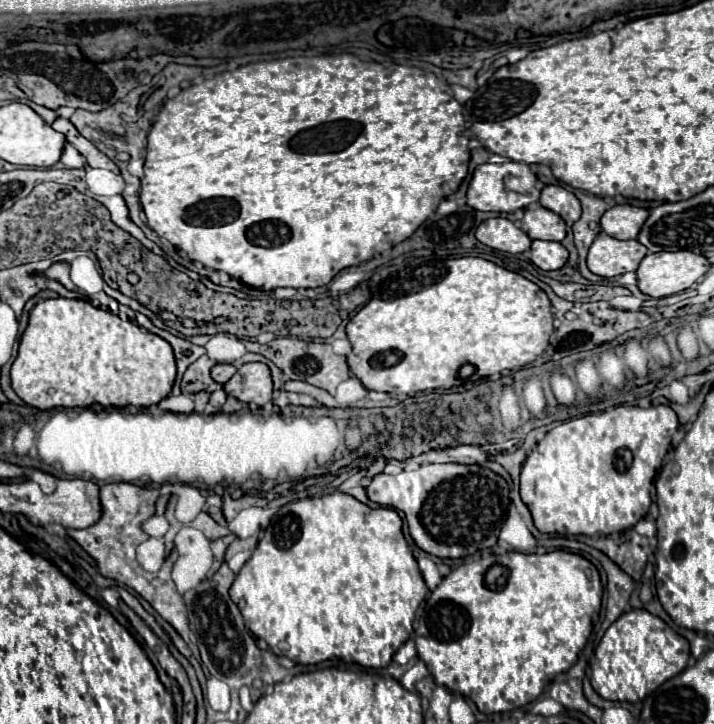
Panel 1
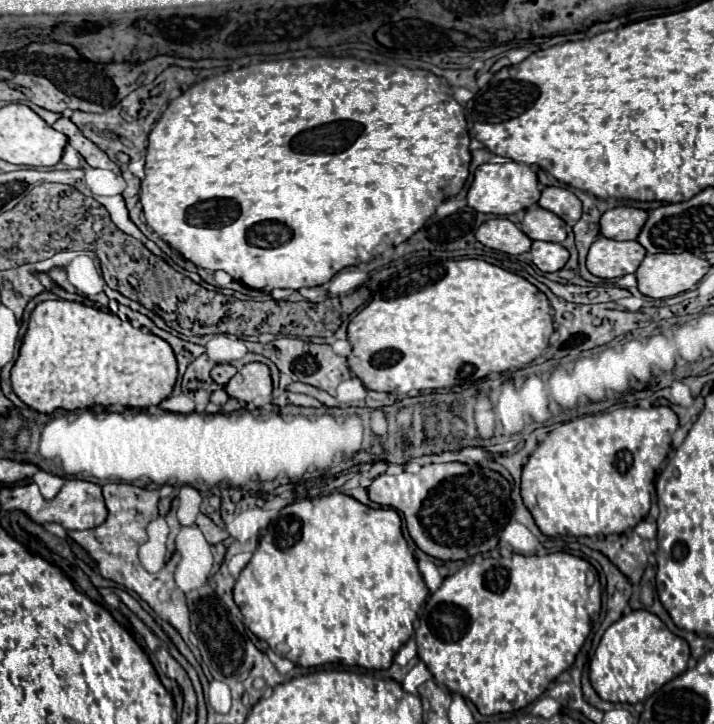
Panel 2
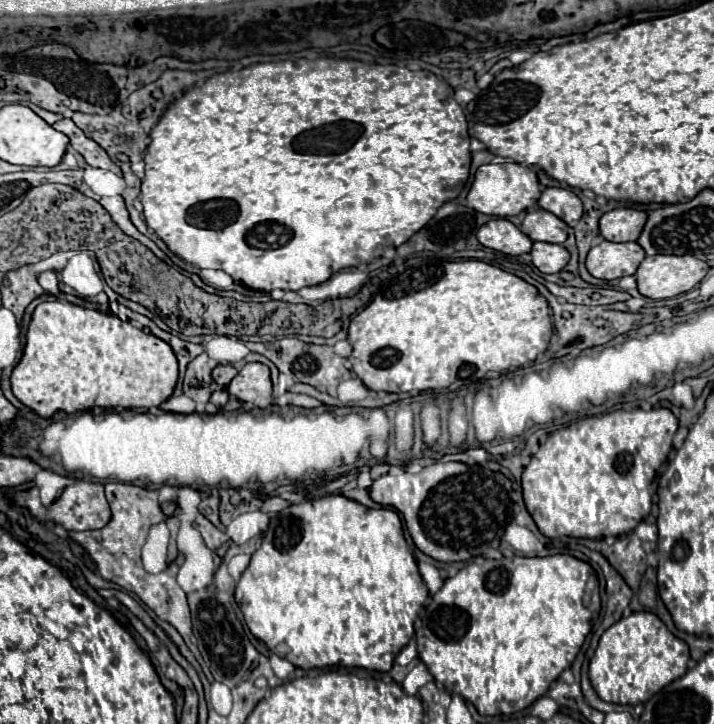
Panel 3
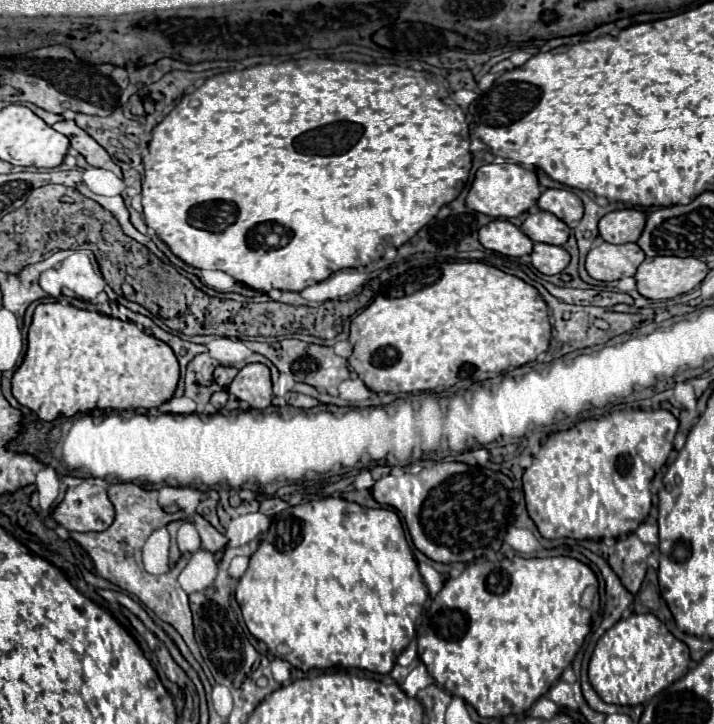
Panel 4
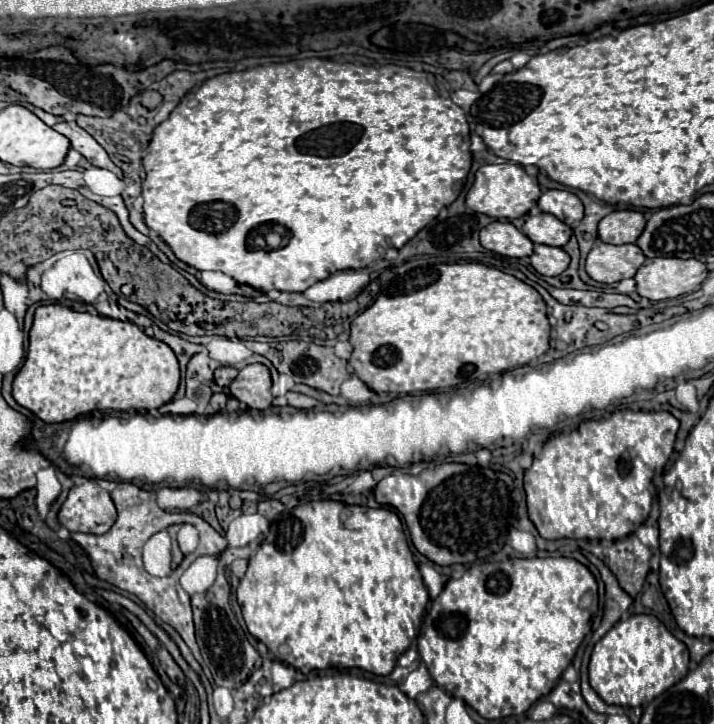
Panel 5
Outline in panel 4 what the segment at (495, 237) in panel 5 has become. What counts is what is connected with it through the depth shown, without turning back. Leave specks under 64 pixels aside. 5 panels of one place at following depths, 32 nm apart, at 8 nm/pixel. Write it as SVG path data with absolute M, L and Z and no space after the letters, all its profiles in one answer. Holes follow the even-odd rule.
M492 220L484 228L480 228L480 244L488 250L500 252L504 256L524 256L532 252L532 240L522 234L512 222L508 220Z

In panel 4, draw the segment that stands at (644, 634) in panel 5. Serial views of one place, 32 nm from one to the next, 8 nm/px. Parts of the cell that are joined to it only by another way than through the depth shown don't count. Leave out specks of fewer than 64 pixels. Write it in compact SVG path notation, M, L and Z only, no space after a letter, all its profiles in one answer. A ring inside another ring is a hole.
M632 614L616 622L596 644L590 658L590 684L608 704L638 706L652 700L668 684L674 684L688 672L688 646L674 638L654 614Z

